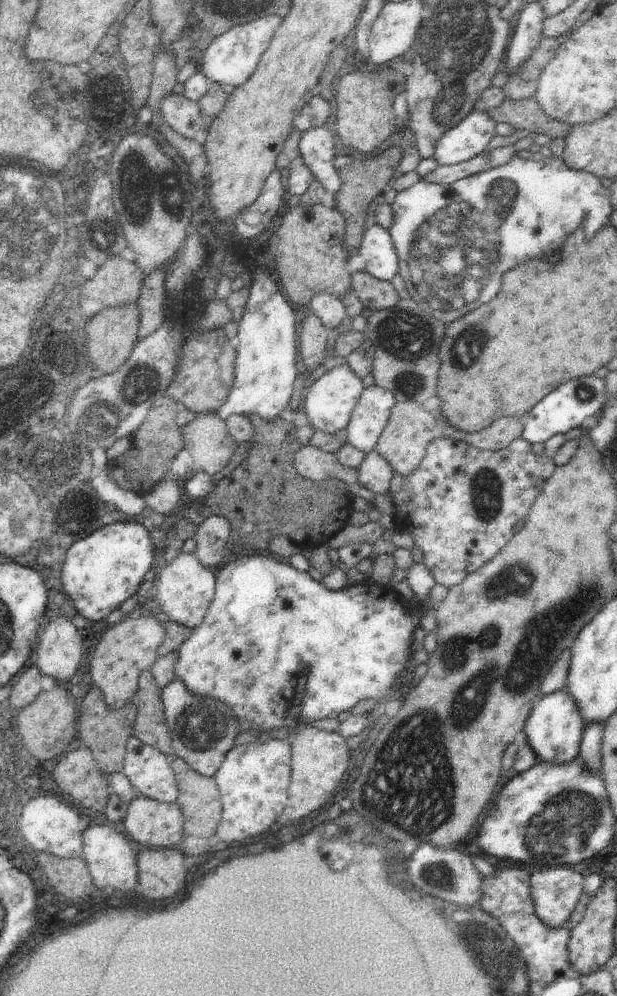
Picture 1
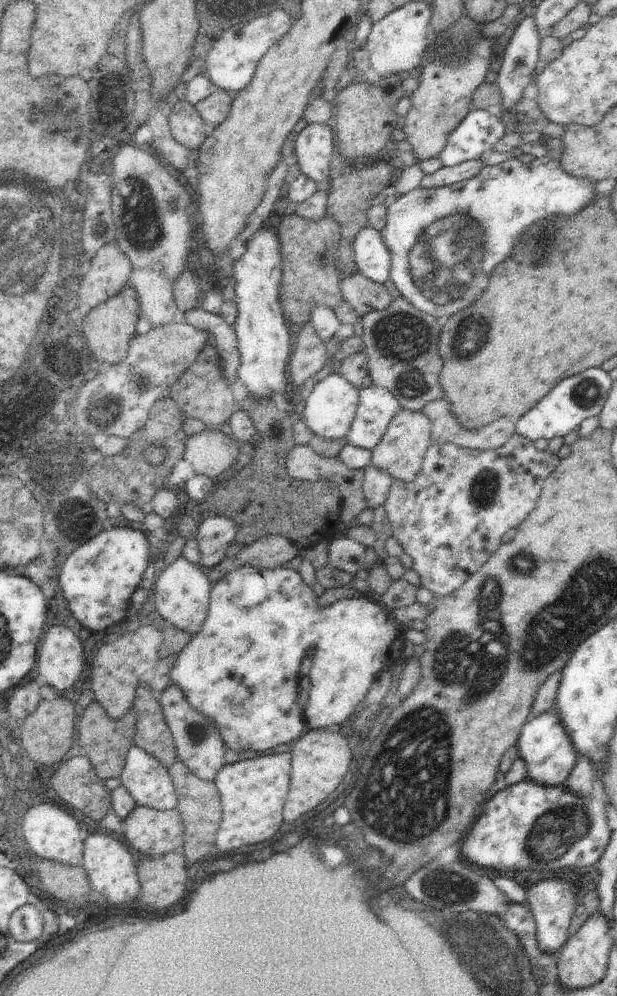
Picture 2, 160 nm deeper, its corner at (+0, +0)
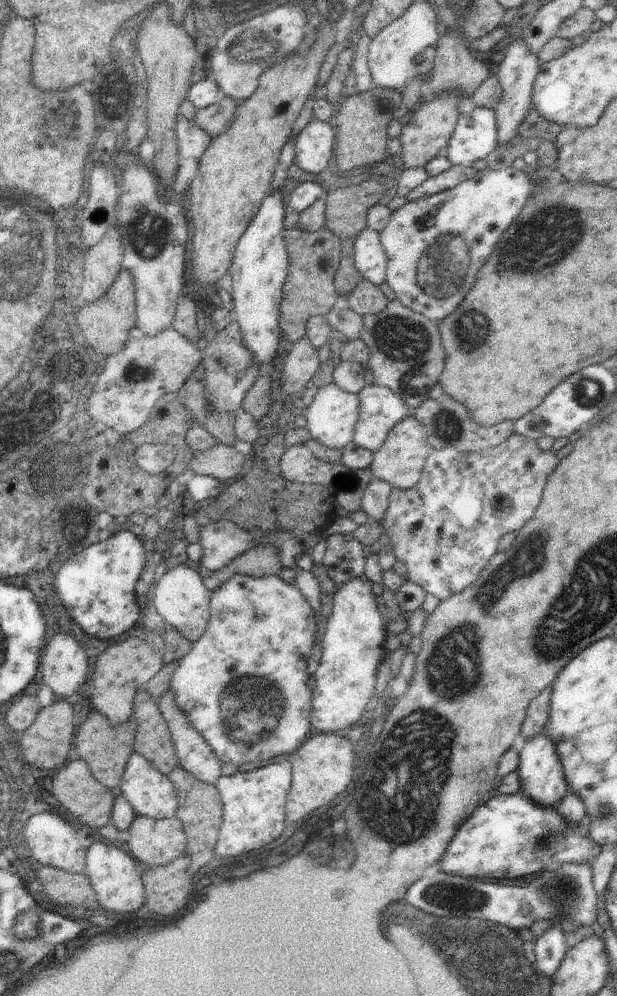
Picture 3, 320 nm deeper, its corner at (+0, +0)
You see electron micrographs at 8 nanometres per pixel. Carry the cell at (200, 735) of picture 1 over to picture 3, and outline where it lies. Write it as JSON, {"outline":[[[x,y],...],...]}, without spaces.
{"outline":[[[169,689],[158,702],[158,707],[162,717],[167,721],[168,729],[172,734],[172,741],[175,747],[175,756],[179,761],[181,768],[184,768],[189,774],[192,774],[199,782],[205,784],[216,785],[221,778],[222,760],[214,754],[214,750],[210,748],[210,744],[202,738],[202,734],[186,718],[184,710],[180,710],[176,705],[176,696]]]}

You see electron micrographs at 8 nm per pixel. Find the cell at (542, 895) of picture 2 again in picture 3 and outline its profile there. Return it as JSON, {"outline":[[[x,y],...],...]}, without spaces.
{"outline":[[[561,923],[552,924],[540,938],[531,945],[536,960],[536,972],[540,976],[553,978],[567,952],[566,934]]]}

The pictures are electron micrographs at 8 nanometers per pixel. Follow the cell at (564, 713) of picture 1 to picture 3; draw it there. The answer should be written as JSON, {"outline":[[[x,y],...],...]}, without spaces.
{"outline":[[[543,731],[538,736],[526,740],[523,751],[519,753],[518,775],[520,776],[520,791],[522,796],[532,798],[540,804],[540,808],[556,808],[560,800],[568,793],[568,782],[564,774],[564,764],[556,752],[556,744]]]}

